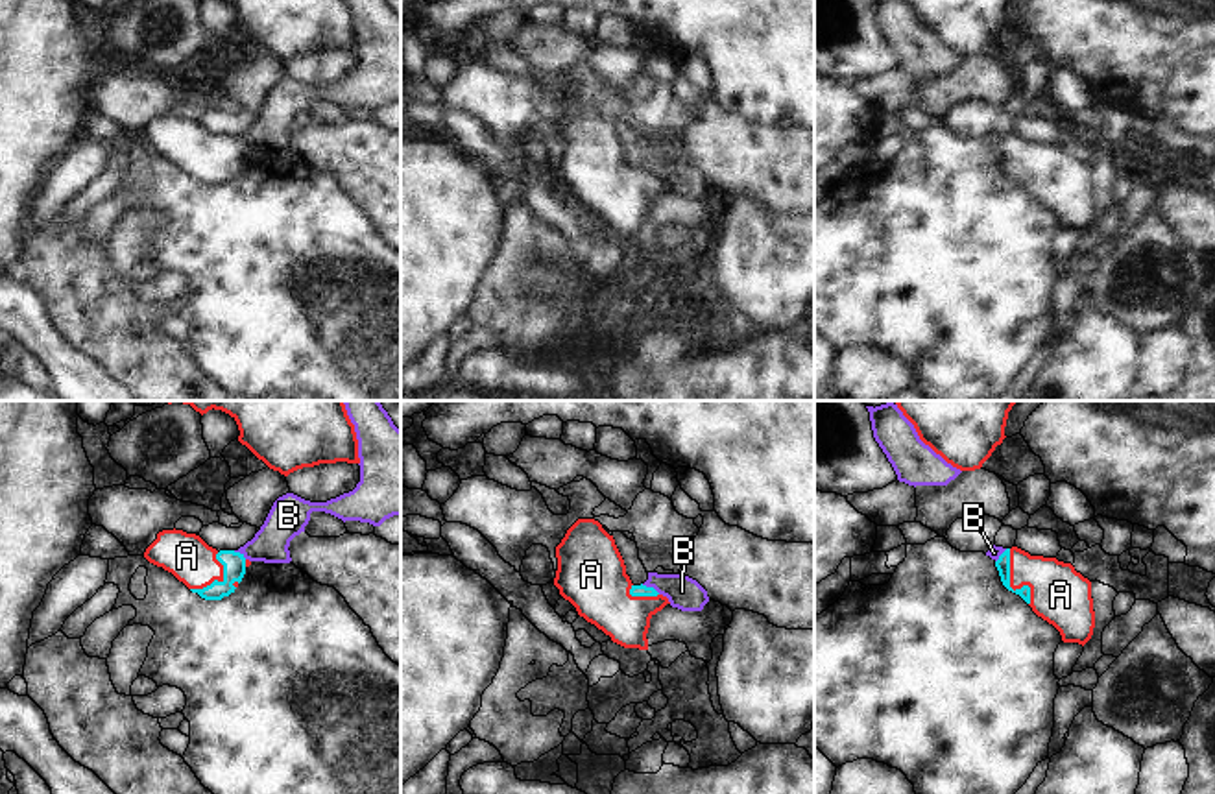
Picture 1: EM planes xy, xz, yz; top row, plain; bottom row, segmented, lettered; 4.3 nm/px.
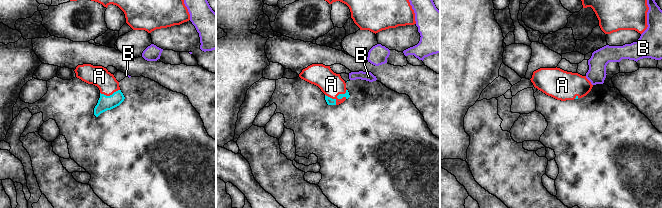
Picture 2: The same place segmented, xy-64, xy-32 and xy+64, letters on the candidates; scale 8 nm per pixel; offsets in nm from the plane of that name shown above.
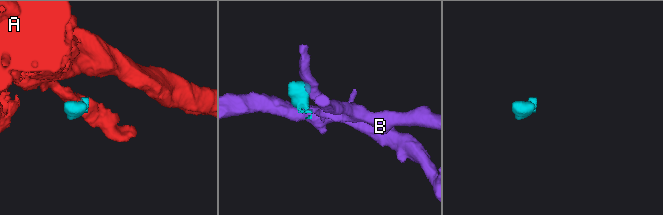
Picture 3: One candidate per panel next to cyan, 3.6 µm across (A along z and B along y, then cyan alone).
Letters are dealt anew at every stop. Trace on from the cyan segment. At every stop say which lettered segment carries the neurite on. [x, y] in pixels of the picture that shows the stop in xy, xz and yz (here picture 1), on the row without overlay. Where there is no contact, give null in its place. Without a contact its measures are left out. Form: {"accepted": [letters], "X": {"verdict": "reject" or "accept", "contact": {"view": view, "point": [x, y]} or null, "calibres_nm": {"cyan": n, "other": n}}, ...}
{"accepted": ["A"], "A": {"verdict": "accept", "contact": {"view": "yz", "point": [1009, 172]}, "calibres_nm": {"cyan": 60, "other": 260}}, "B": {"verdict": "reject", "contact": {"view": "xz", "point": [650, 174]}, "calibres_nm": {"cyan": 50, "other": 140}}}

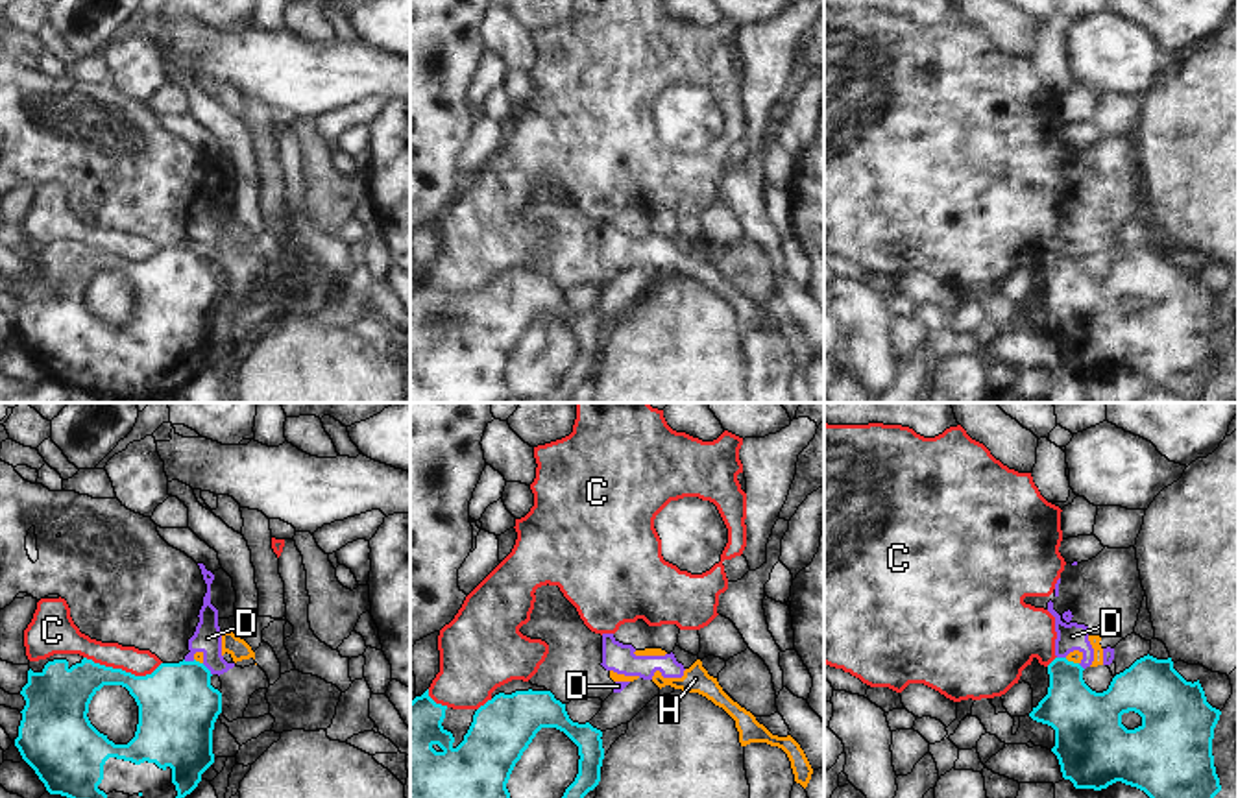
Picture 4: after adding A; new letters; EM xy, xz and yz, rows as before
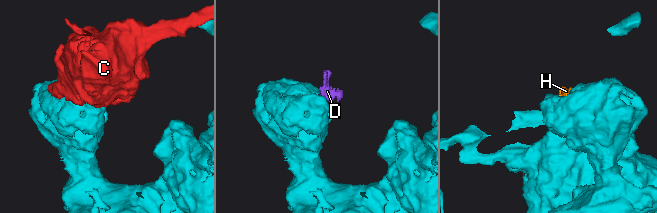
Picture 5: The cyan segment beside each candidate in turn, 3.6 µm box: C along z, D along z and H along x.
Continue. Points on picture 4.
{"accepted": [], "C": {"verdict": "reject", "contact": {"view": "xy", "point": [121, 255]}, "calibres_nm": {"cyan": 280, "other": 110}}, "D": {"verdict": "reject", "contact": {"view": "xy", "point": [207, 255]}, "calibres_nm": {"cyan": 340, "other": 130}}, "H": {"verdict": "reject", "contact": {"view": "yz", "point": [1072, 248]}, "calibres_nm": {"cyan": 260, "other": 60}}}

